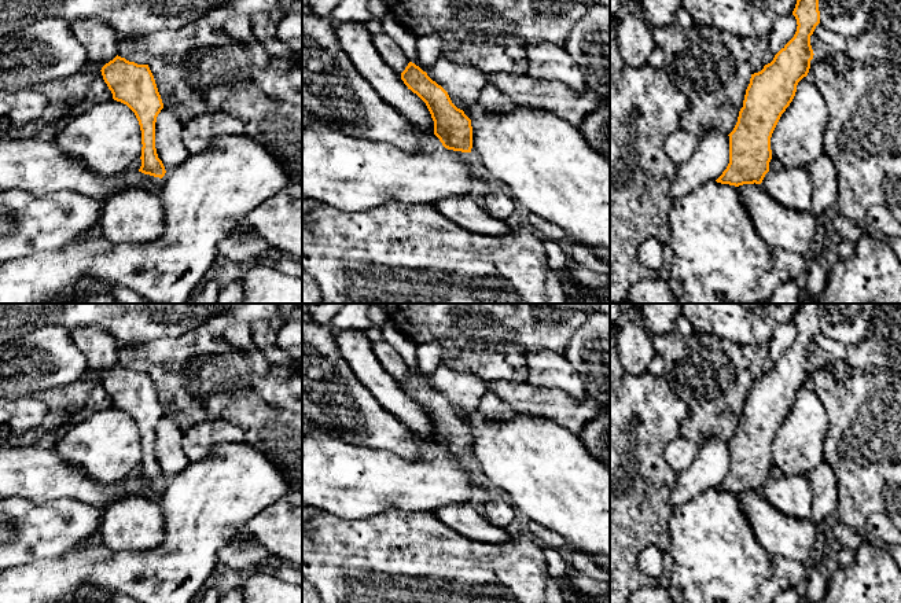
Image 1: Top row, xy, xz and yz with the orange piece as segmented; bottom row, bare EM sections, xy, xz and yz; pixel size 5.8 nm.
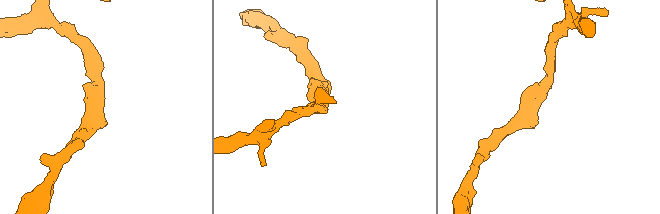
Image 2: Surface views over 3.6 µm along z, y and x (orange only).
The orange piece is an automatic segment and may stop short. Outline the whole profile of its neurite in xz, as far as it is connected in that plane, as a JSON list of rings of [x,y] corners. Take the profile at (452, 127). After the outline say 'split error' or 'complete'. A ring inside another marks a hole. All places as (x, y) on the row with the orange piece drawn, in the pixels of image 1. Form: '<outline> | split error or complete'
[[[408,63],[401,80],[426,103],[434,121],[434,135],[444,147],[431,152],[411,152],[387,143],[349,137],[324,124],[313,122],[302,129],[302,196],[350,213],[387,202],[433,205],[446,198],[471,196],[471,120],[452,103],[441,85],[415,63]]] | split error

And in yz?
[[[797,0],[794,37],[773,60],[751,74],[743,107],[729,136],[729,163],[716,180],[721,184],[761,184],[779,205],[810,212],[813,183],[806,168],[771,170],[771,137],[792,102],[798,82],[808,76],[813,49],[810,36],[820,23],[819,0]]] | split error

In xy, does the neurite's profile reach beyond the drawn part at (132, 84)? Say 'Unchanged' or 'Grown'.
Grown

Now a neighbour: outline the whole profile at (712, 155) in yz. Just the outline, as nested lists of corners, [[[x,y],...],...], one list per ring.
[[[720,128],[698,136],[696,150],[691,158],[676,166],[670,187],[673,199],[692,194],[707,180],[717,180],[729,163],[729,136]]]

